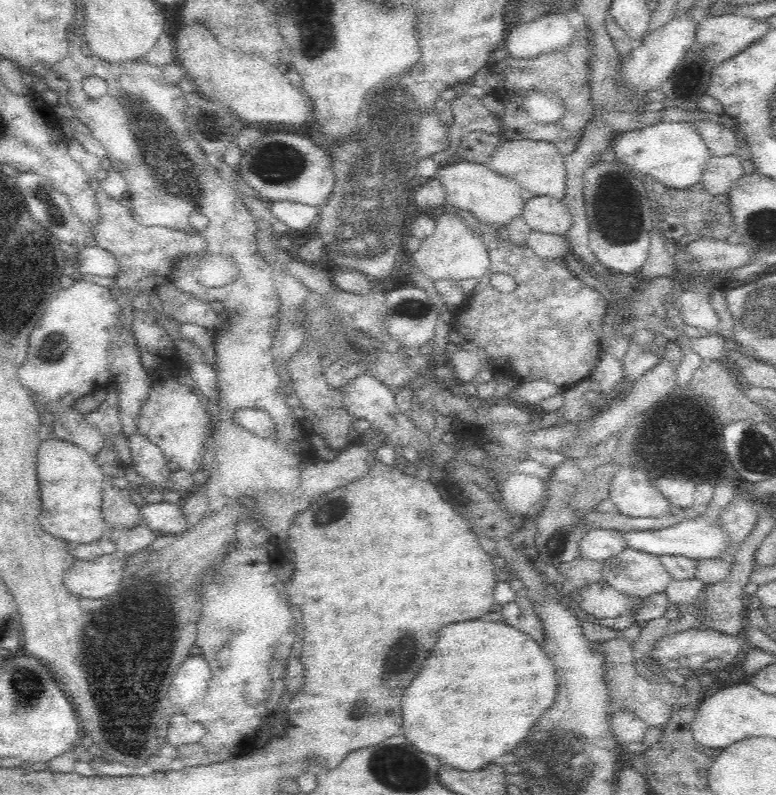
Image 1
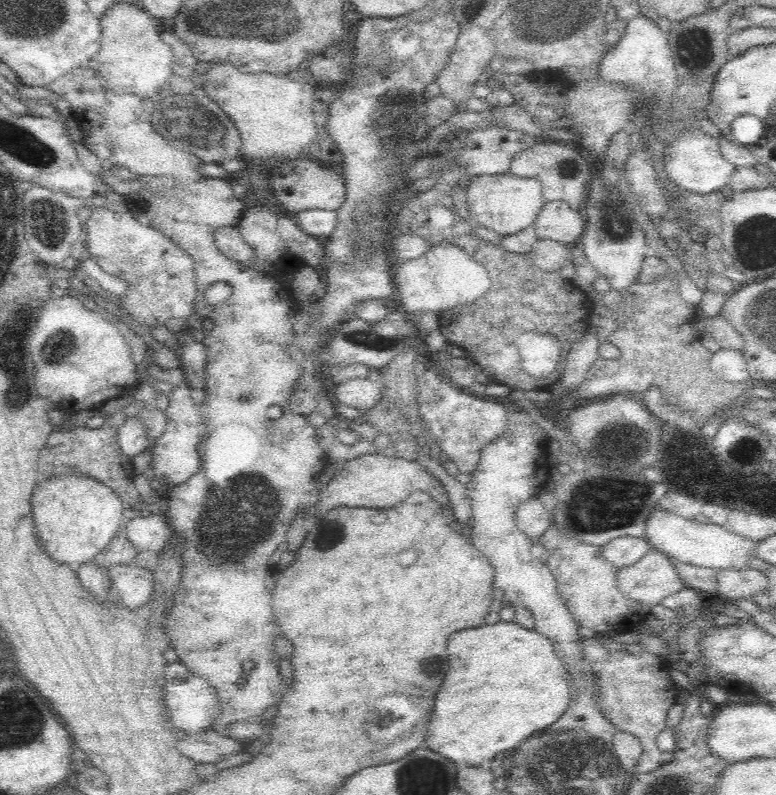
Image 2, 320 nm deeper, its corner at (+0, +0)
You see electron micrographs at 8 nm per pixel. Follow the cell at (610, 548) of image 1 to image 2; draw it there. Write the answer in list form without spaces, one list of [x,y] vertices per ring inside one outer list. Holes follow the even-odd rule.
[[[619,536],[602,547],[602,555],[616,569],[636,564],[646,552],[652,550],[644,536]]]

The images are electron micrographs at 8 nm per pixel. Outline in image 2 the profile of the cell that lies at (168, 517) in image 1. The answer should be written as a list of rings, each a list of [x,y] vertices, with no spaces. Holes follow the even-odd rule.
[[[160,512],[150,516],[138,517],[124,524],[127,539],[136,547],[137,552],[151,550],[160,554],[173,530],[170,523]]]

